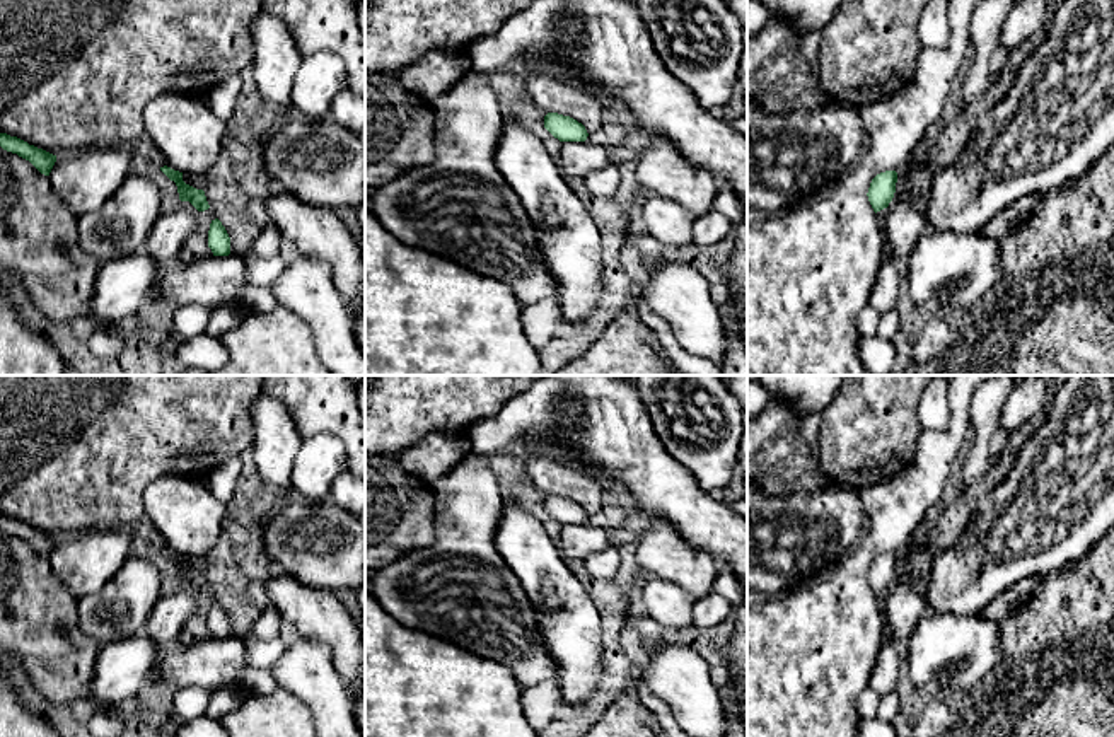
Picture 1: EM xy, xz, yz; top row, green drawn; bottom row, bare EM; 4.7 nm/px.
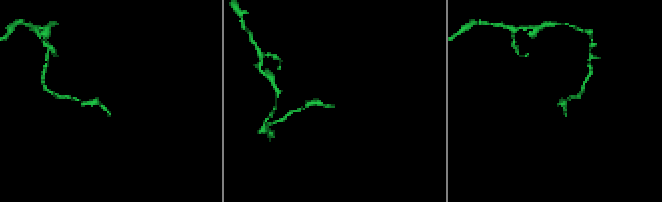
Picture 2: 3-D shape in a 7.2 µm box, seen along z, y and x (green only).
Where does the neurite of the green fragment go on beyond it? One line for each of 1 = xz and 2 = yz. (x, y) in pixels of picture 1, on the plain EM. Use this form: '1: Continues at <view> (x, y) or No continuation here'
1: No continuation here
2: No continuation here

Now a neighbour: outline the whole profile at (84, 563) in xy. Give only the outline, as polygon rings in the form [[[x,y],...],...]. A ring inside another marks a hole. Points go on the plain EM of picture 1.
[[[107,529],[56,539],[49,554],[53,573],[78,601],[97,594],[130,556],[130,534]]]

